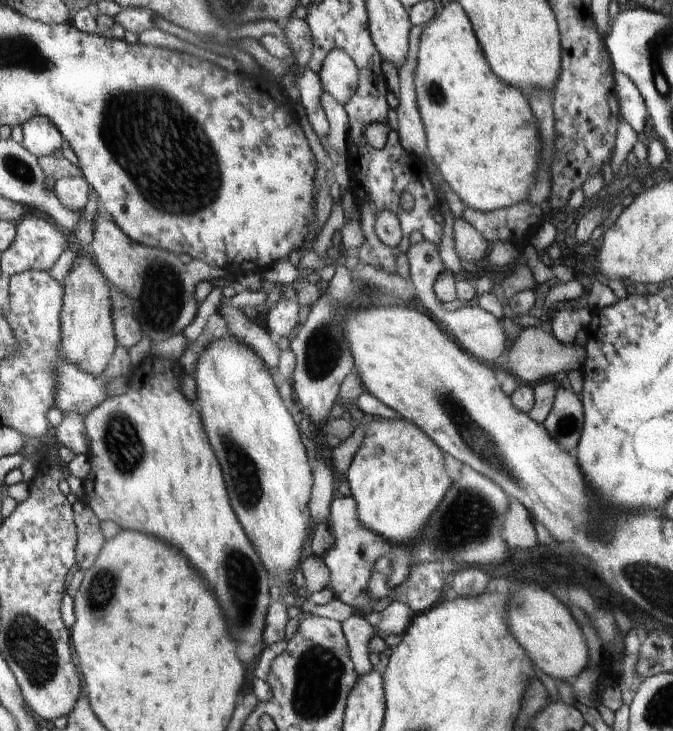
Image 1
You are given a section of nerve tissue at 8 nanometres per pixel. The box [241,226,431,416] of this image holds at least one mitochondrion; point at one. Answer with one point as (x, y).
(325, 350)

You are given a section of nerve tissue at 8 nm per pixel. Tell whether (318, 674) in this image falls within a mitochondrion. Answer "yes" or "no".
yes

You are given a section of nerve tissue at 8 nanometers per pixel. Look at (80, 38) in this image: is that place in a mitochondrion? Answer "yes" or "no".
no

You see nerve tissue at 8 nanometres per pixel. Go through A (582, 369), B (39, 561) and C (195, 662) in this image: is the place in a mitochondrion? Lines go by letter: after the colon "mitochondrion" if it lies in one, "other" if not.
A: other
B: other
C: other

